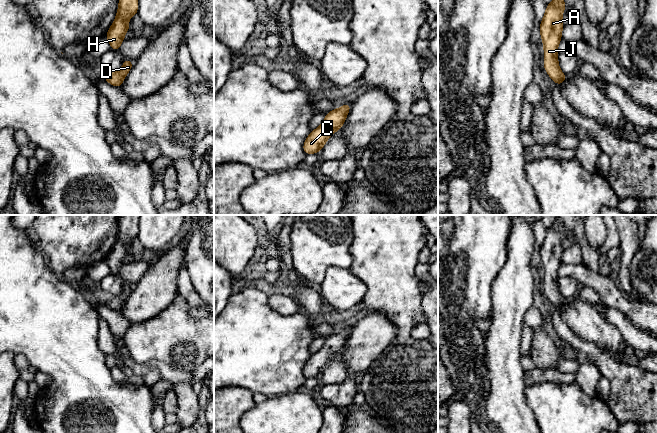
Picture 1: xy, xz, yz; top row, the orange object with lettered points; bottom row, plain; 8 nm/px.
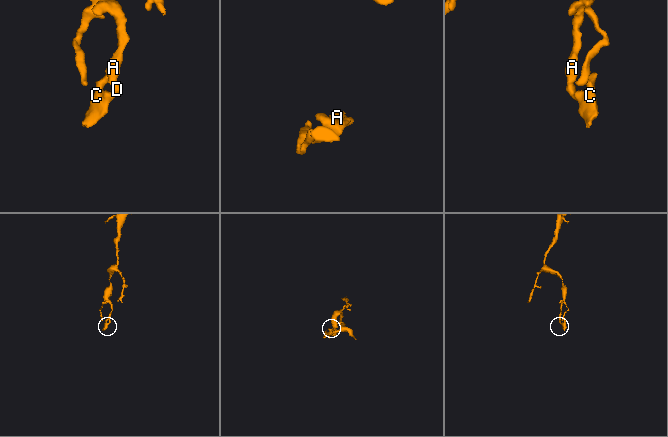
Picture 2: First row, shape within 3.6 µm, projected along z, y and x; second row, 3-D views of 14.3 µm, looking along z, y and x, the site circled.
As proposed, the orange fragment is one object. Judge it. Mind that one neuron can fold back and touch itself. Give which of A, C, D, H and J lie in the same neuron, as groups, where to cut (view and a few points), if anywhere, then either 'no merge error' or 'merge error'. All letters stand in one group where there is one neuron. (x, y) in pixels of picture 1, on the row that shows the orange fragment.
A C D H J; no cut; no merge error

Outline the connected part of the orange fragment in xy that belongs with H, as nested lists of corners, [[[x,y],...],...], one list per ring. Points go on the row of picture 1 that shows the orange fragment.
[[[119,0],[116,18],[106,34],[112,50],[118,51],[121,43],[125,40],[125,33],[130,29],[128,20],[137,12],[138,0]]]

